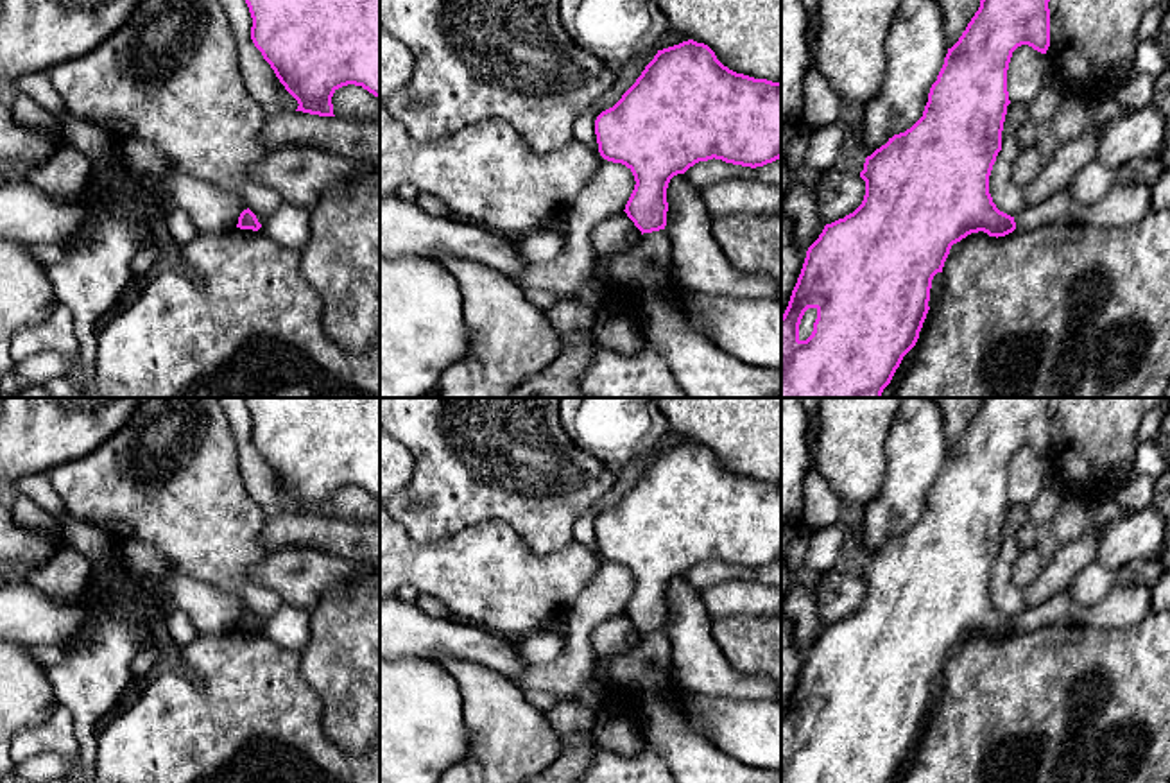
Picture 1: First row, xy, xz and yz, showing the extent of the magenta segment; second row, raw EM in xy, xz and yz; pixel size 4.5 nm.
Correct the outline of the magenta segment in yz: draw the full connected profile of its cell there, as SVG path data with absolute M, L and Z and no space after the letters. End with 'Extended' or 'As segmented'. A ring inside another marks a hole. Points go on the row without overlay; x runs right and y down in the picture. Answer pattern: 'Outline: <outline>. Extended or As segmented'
Outline: M982 398L980 409L968 425L959 443L948 450L944 466L932 486L923 518L905 534L894 536L885 546L865 559L860 579L865 582L865 597L862 606L844 620L826 625L819 640L808 649L806 659L792 692L788 708L781 717L781 783L890 783L903 758L916 747L919 733L930 711L930 690L937 674L942 674L944 663L953 645L971 634L984 632L989 638L1005 638L1016 631L1014 618L1000 613L989 595L989 577L1002 552L1002 532L1007 516L1009 493L1007 471L1012 453L1028 446L1046 455L1050 448L1050 398Z. Extended

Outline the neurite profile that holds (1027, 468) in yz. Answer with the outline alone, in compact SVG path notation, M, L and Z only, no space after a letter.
M1021 446L1012 453L1007 471L1009 502L1016 505L1030 505L1045 489L1045 475L1048 460L1045 455L1028 446Z

